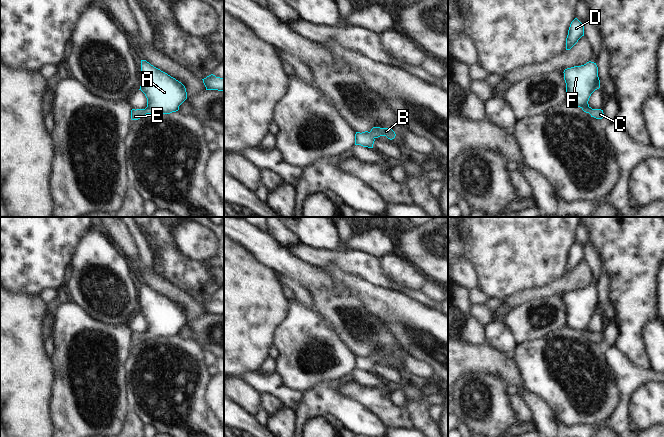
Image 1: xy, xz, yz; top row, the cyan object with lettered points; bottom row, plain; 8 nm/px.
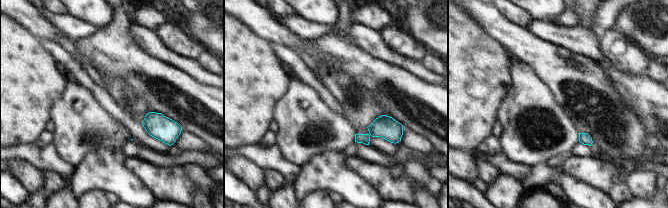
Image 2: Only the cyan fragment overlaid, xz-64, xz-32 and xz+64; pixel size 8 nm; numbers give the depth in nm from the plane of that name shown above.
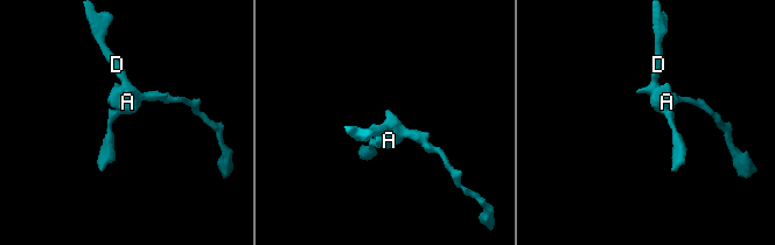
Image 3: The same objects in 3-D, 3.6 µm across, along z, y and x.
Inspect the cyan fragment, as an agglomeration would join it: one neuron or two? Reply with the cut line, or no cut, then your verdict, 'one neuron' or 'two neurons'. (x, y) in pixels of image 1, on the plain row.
cut none; one neuron

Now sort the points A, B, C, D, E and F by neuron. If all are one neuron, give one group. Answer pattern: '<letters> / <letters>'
A B C D E F

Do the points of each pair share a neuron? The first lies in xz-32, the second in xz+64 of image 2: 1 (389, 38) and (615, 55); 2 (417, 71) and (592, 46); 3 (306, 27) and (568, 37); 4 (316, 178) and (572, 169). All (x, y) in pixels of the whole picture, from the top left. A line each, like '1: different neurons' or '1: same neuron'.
1: same neuron
2: same neuron
3: same neuron
4: different neurons

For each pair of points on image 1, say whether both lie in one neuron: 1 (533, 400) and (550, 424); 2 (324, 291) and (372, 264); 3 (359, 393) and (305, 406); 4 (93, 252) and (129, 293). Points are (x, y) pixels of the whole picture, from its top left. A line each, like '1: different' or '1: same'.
1: same
2: different
3: different
4: same

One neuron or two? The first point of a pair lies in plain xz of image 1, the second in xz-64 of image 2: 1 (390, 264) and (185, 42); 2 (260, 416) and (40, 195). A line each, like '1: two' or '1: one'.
1: one
2: one

